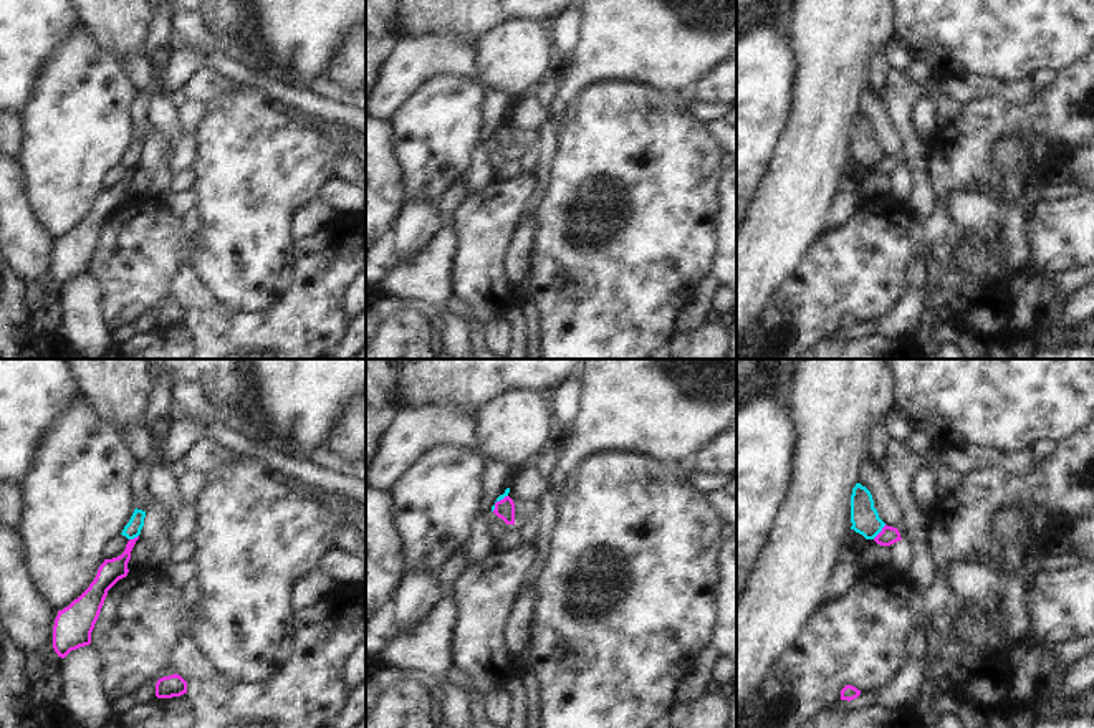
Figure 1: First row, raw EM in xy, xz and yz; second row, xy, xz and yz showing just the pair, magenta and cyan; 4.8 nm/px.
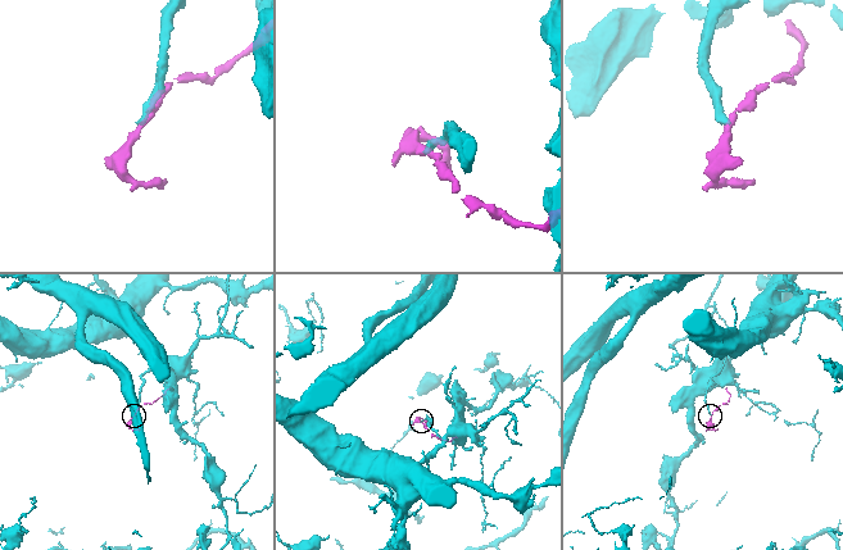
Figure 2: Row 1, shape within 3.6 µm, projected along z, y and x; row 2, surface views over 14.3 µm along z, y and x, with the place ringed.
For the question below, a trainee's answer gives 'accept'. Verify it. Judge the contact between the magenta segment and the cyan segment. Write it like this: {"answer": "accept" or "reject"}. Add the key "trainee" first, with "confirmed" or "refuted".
{"trainee": "refuted", "answer": "reject"}

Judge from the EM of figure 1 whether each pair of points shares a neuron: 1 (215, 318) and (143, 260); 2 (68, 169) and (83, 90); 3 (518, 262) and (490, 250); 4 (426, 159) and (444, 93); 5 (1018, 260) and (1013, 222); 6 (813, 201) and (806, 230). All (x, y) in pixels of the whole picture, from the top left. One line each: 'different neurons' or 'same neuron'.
1: different neurons
2: same neuron
3: different neurons
4: same neuron
5: same neuron
6: same neuron

